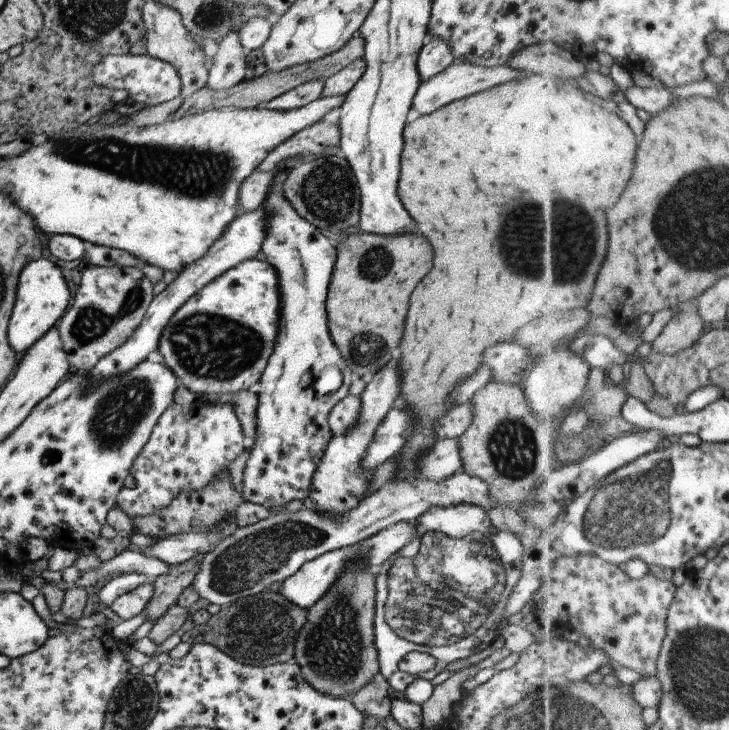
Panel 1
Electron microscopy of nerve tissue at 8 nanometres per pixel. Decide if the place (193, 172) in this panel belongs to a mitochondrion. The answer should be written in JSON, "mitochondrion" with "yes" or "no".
{"mitochondrion":"yes"}

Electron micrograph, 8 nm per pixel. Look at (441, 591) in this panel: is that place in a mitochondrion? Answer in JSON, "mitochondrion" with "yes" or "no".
{"mitochondrion":"yes"}

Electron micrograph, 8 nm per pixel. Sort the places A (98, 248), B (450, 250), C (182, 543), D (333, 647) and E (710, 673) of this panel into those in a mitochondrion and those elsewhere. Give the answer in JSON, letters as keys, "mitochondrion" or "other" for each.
{"A":"other","B":"other","C":"other","D":"mitochondrion","E":"mitochondrion"}

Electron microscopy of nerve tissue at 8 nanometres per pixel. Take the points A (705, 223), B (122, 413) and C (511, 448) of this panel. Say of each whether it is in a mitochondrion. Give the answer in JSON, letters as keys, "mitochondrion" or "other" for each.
{"A":"mitochondrion","B":"mitochondrion","C":"mitochondrion"}

